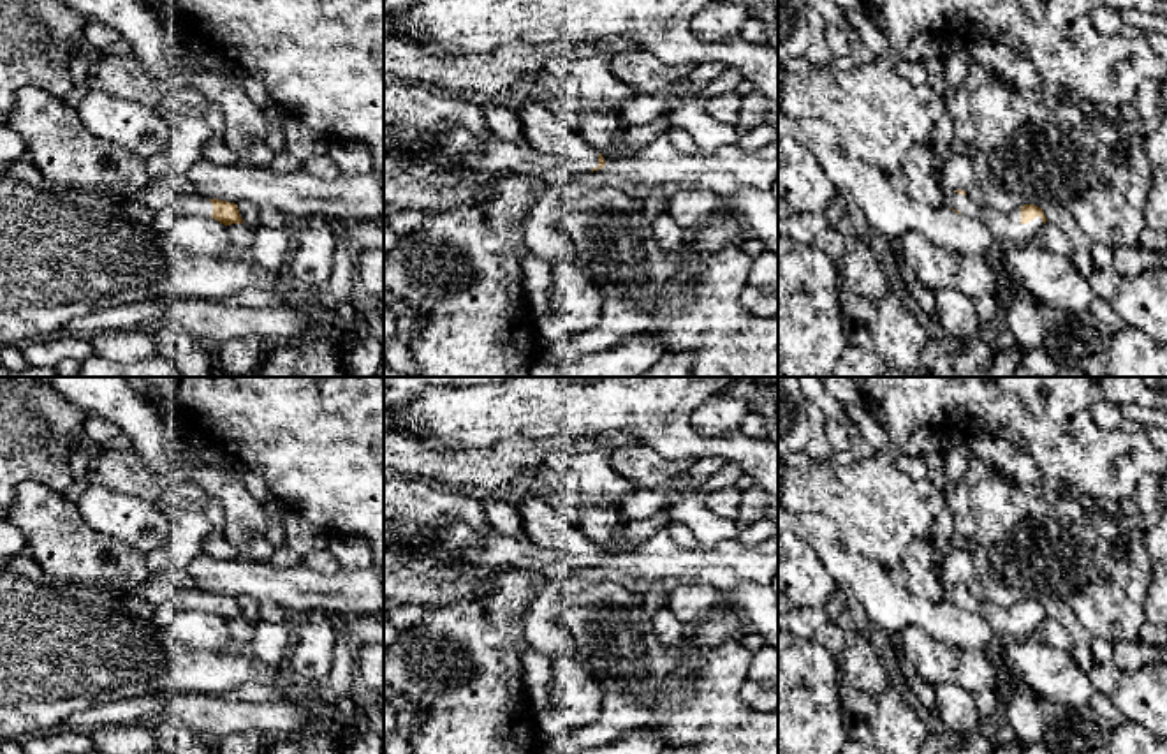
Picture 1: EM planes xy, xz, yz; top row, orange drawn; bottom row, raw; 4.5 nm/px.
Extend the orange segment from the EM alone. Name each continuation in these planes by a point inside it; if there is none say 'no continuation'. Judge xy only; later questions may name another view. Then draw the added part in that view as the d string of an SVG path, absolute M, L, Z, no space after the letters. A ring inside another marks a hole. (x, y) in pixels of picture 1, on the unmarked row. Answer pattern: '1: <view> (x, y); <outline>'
1: xy (183, 598); M178 587L174 590L174 595L165 604L155 610L153 618L162 629L171 631L172 620L180 611L183 610L211 611L211 608L213 599L209 594Z

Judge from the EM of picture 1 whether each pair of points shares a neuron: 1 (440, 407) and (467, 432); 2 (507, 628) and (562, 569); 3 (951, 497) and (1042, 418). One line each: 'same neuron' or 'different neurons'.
1: same neuron
2: different neurons
3: different neurons

